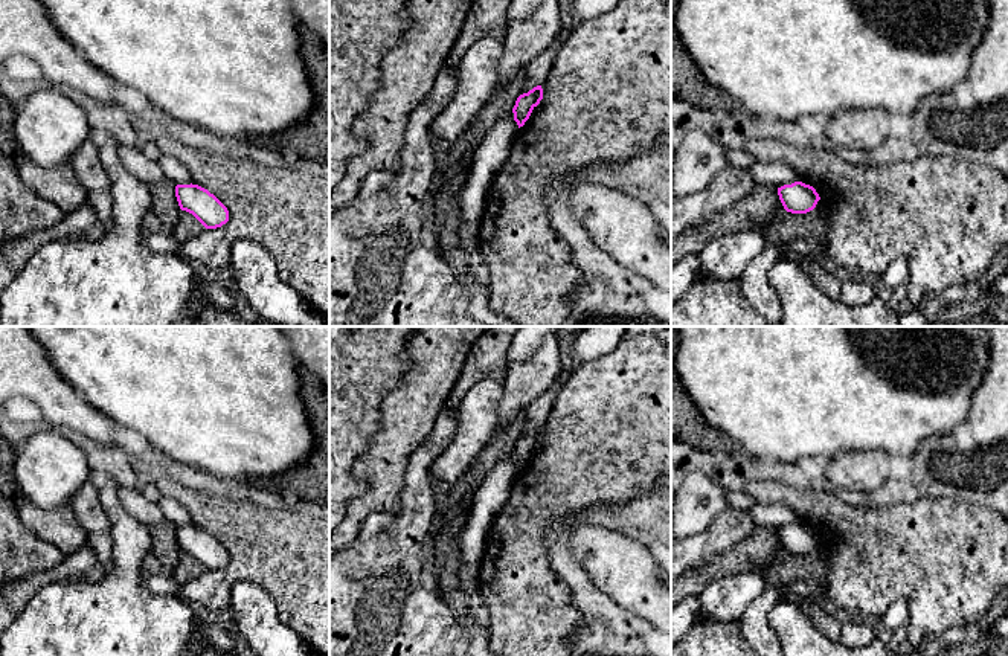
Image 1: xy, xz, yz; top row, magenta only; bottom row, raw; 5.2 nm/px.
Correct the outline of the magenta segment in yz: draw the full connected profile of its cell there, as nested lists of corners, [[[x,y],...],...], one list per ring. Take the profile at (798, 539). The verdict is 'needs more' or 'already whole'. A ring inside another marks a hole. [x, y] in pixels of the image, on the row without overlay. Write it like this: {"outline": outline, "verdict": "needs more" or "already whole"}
{"outline": [[[802,523],[778,529],[779,542],[787,554],[807,555],[813,552],[820,542],[816,531]]], "verdict": "already whole"}

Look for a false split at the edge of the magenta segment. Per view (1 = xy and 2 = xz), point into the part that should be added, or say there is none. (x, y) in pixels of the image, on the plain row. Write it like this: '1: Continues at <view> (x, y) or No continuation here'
1: No continuation here
2: No continuation here

